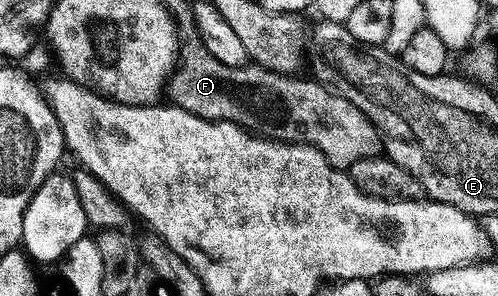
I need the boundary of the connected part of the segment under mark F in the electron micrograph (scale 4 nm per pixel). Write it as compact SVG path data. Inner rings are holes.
M189 35L179 48L178 62L166 84L166 95L175 106L203 119L227 119L249 129L257 123L265 136L306 142L320 150L333 167L341 169L367 155L381 154L379 132L345 95L312 77L296 79L259 65L224 65L206 50L199 35Z

